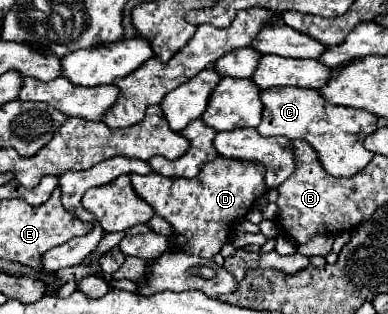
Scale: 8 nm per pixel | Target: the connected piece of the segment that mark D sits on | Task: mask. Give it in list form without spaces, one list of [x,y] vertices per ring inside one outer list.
[[[230,157],[214,159],[194,179],[162,177],[158,173],[134,175],[132,187],[154,207],[156,215],[164,217],[172,225],[176,245],[182,251],[206,259],[212,259],[220,251],[220,247],[228,241],[232,223],[242,219],[250,211],[254,201],[266,191],[264,169],[260,163]]]

